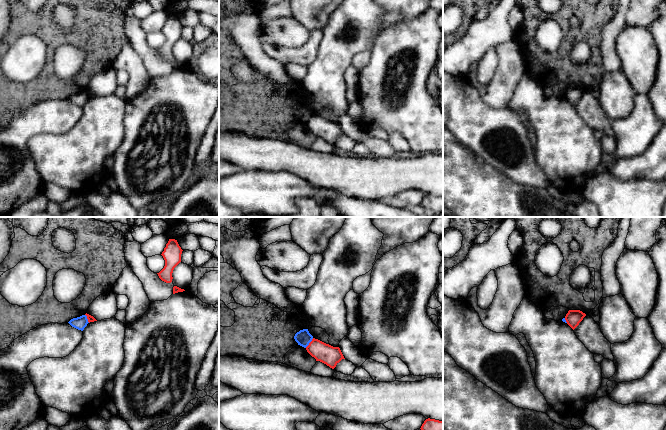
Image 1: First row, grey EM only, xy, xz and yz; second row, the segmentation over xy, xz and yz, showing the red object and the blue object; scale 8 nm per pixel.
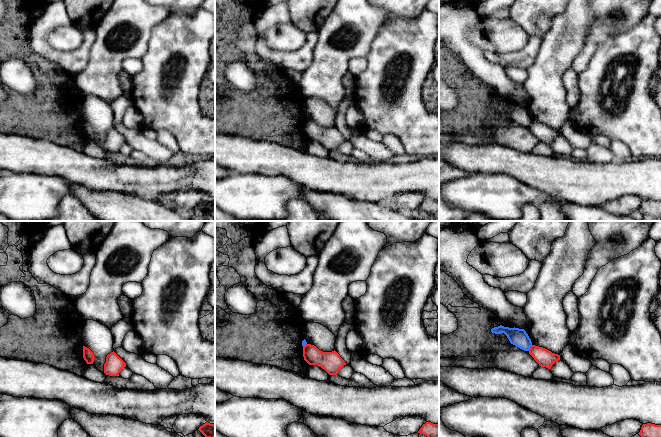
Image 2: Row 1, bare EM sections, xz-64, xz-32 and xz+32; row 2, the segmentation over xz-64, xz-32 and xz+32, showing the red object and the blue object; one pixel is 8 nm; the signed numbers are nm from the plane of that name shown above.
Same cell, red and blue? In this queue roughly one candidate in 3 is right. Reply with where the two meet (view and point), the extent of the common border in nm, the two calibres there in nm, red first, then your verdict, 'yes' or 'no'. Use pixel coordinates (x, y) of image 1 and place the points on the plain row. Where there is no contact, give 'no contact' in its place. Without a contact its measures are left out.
meets red in xz at (309, 119); contact 100 nm long; 160 nm thick on the red side, 120 nm on the other; no

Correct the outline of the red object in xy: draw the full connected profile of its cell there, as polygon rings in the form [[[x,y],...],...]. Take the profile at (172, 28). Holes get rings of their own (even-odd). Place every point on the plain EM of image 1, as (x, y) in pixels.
[[[169,15],[161,30],[165,36],[165,42],[159,49],[157,49],[162,57],[166,59],[172,58],[172,49],[174,44],[181,38],[182,27],[183,26],[179,22],[177,16]]]

